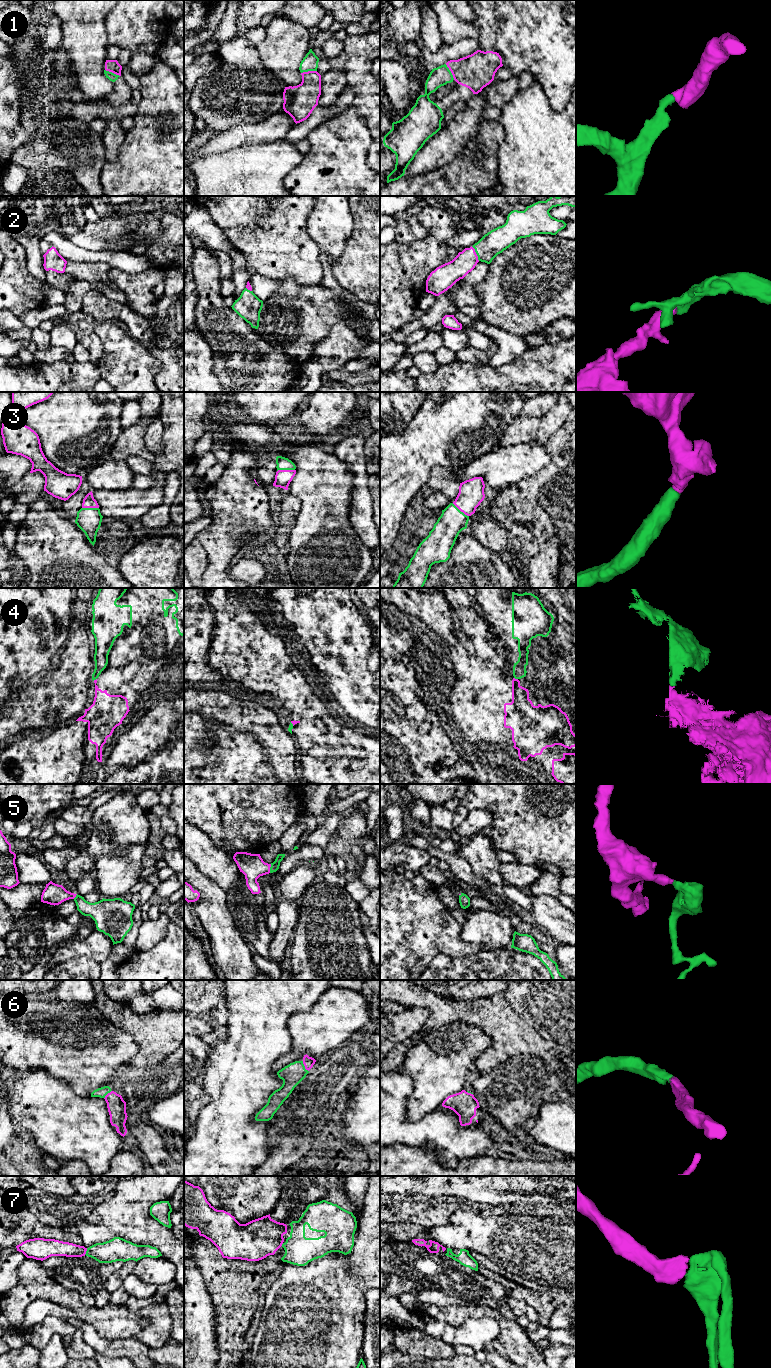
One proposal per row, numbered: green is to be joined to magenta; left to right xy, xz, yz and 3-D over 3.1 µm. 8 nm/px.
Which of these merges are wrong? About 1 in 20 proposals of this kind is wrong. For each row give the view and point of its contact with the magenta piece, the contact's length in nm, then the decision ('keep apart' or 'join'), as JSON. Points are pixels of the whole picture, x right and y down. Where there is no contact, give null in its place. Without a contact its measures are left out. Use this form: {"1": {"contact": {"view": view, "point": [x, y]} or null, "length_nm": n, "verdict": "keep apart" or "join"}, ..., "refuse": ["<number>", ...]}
{"1": {"contact": {"view": "xz", "point": [308, 71]}, "length_nm": 130, "verdict": "join"}, "2": {"contact": {"view": "yz", "point": [475, 253]}, "length_nm": 140, "verdict": "join"}, "3": {"contact": {"view": "xz", "point": [285, 470]}, "length_nm": 140, "verdict": "join"}, "4": {"contact": {"view": "yz", "point": [516, 679]}, "length_nm": 40, "verdict": "join"}, "5": {"contact": {"view": "xz", "point": [269, 868]}, "length_nm": 70, "verdict": "join"}, "6": {"contact": {"view": "xz", "point": [304, 1065]}, "length_nm": 100, "verdict": "join"}, "7": {"contact": {"view": "xy", "point": [86, 1250]}, "length_nm": 60, "verdict": "join"}, "refuse": []}

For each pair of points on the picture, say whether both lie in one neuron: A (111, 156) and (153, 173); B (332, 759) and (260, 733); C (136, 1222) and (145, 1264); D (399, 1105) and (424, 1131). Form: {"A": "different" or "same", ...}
{"A": "different", "B": "different", "C": "different", "D": "same"}

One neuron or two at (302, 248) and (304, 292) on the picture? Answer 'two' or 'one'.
two

